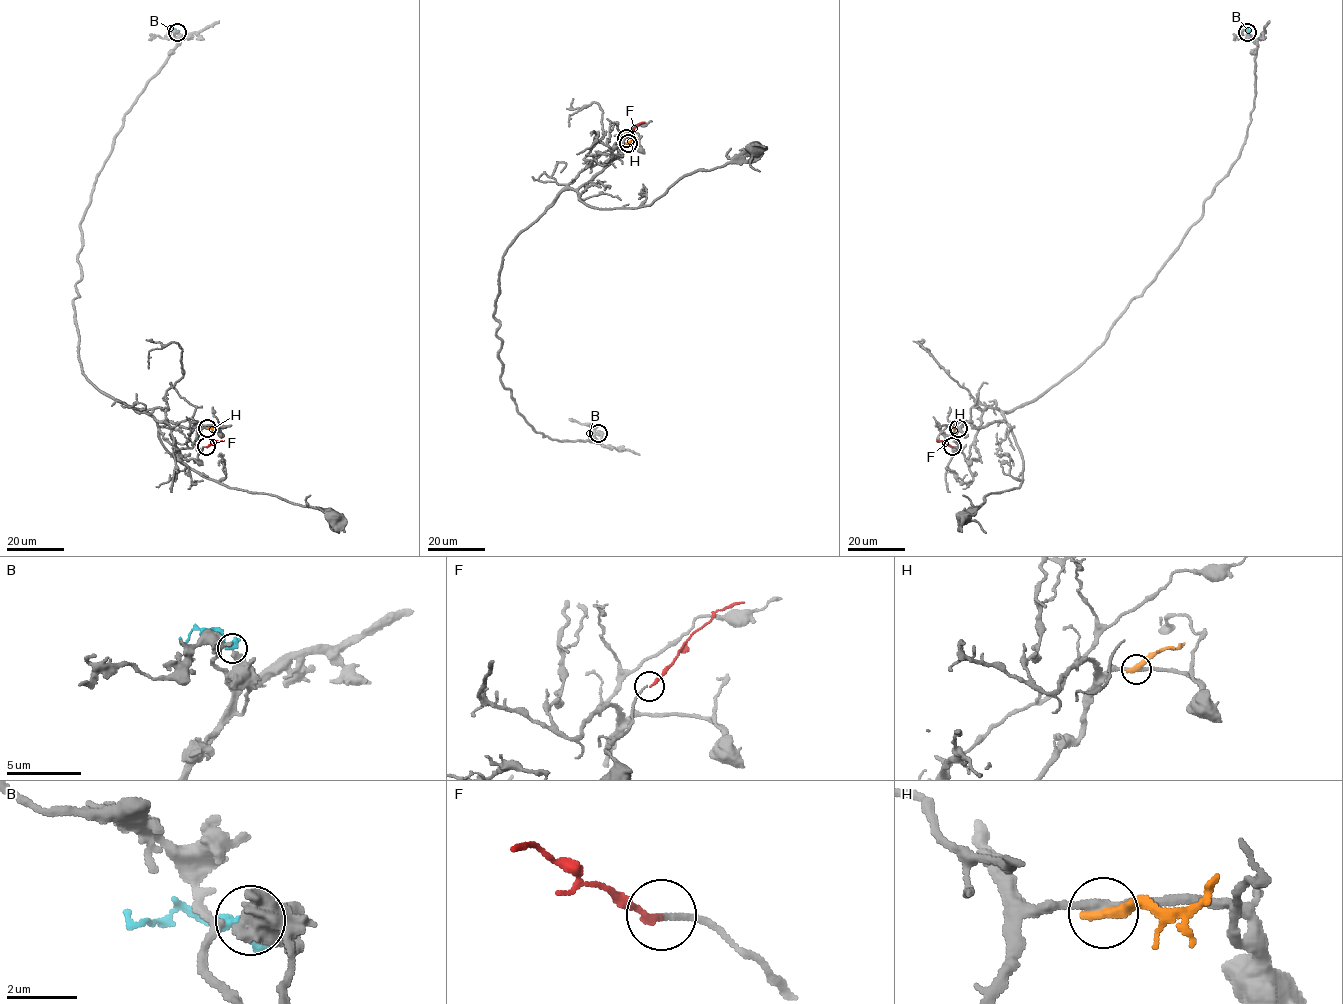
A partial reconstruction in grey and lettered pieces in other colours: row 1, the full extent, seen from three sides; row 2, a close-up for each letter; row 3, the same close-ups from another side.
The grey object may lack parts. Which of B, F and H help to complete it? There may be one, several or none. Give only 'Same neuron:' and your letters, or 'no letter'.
Same neuron: F

